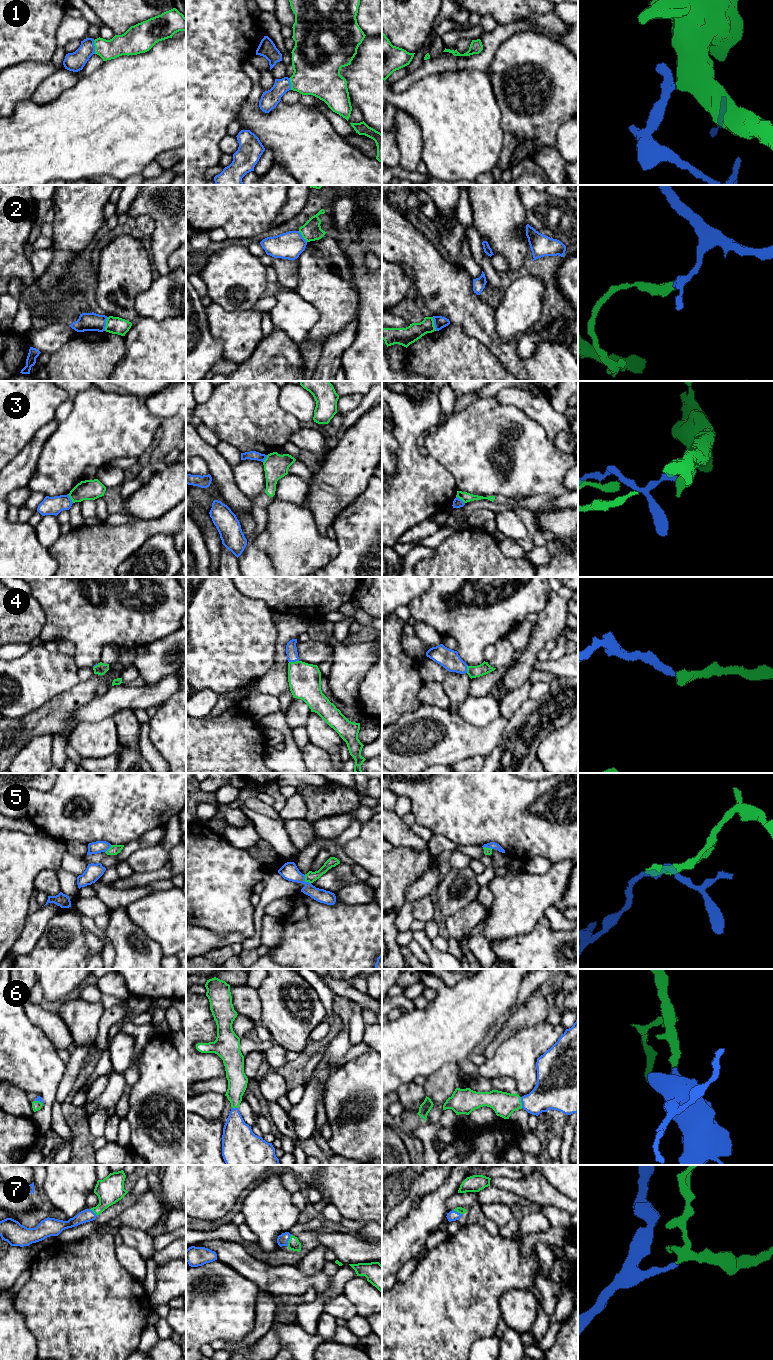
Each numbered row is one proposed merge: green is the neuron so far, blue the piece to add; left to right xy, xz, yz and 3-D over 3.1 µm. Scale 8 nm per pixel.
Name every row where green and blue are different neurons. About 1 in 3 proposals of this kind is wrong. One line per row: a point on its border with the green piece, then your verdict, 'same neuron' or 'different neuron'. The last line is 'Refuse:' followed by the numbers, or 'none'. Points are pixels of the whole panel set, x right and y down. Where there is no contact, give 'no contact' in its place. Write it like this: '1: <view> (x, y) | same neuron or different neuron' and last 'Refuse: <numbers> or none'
1: xy (95, 47) | same neuron
2: xy (106, 324) | different neuron
3: xy (70, 498) | different neuron
4: xz (293, 662) | same neuron
5: xz (305, 880) | different neuron
6: yz (521, 1102) | same neuron
7: xz (288, 1241) | same neuron
Refuse: 2, 3, 5

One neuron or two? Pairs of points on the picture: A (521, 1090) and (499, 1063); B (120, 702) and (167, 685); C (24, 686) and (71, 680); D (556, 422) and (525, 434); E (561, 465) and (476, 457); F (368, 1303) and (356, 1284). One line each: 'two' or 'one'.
A: one
B: one
C: one
D: two
E: one
F: one

